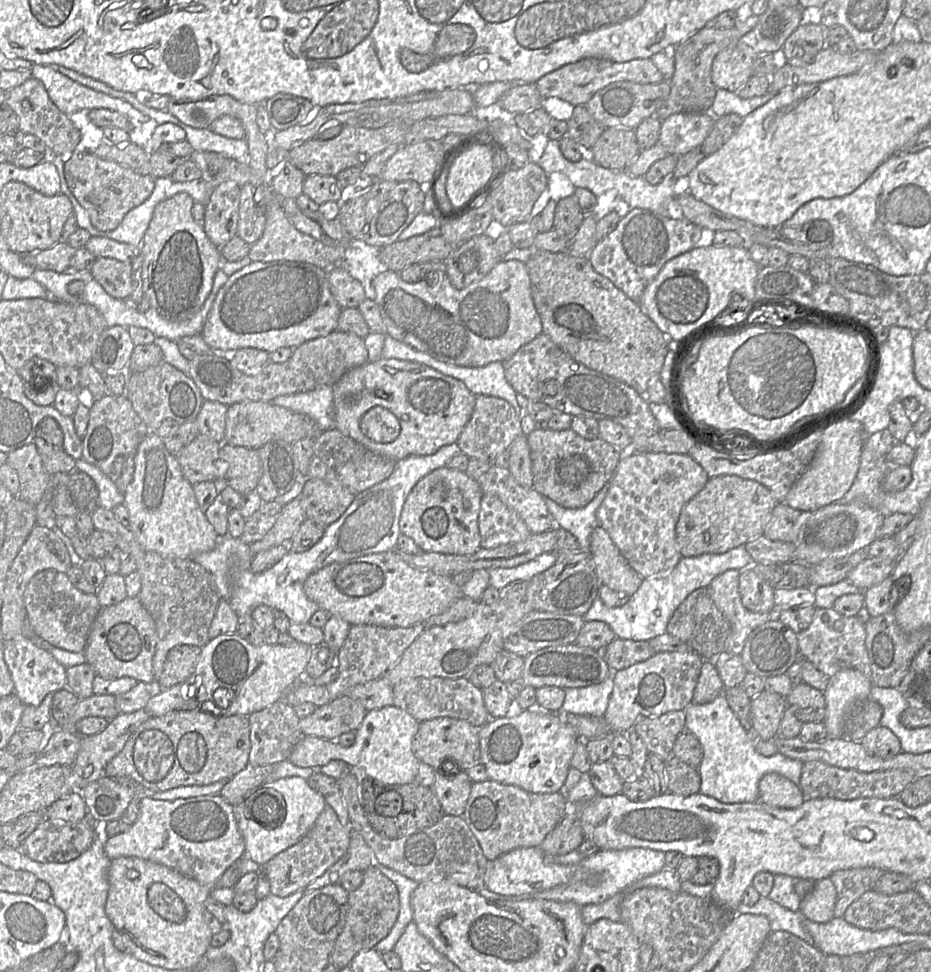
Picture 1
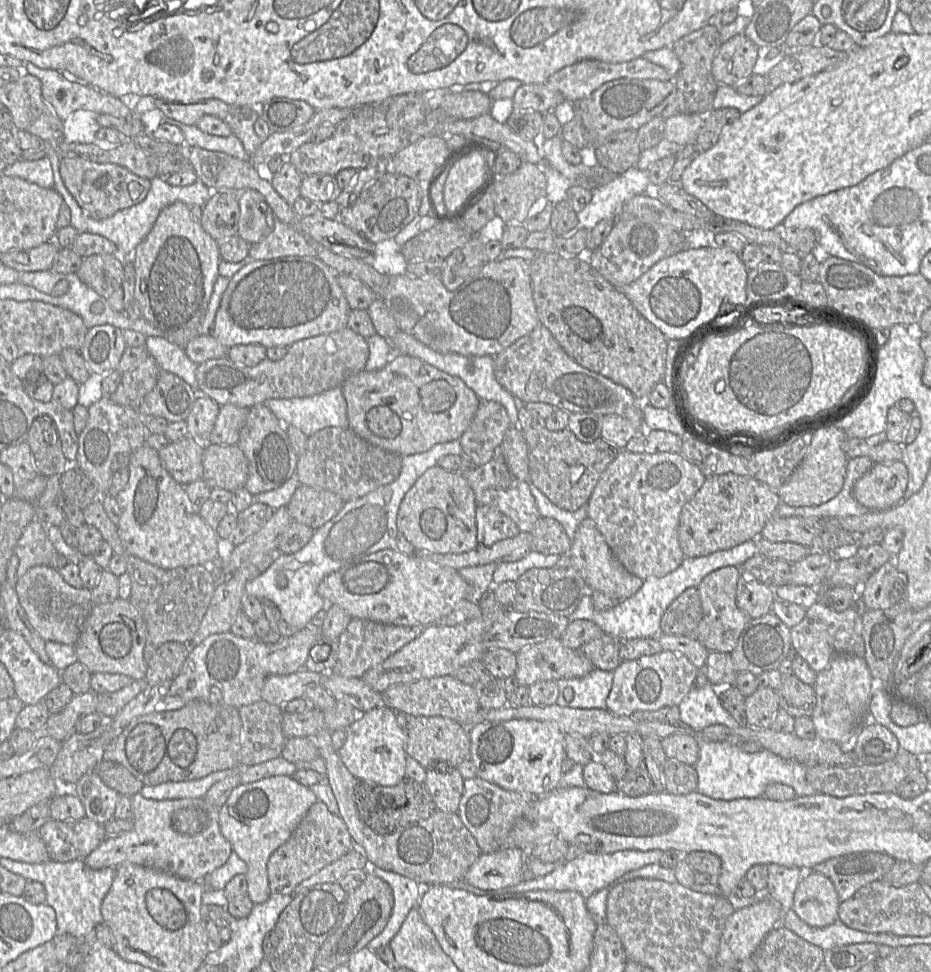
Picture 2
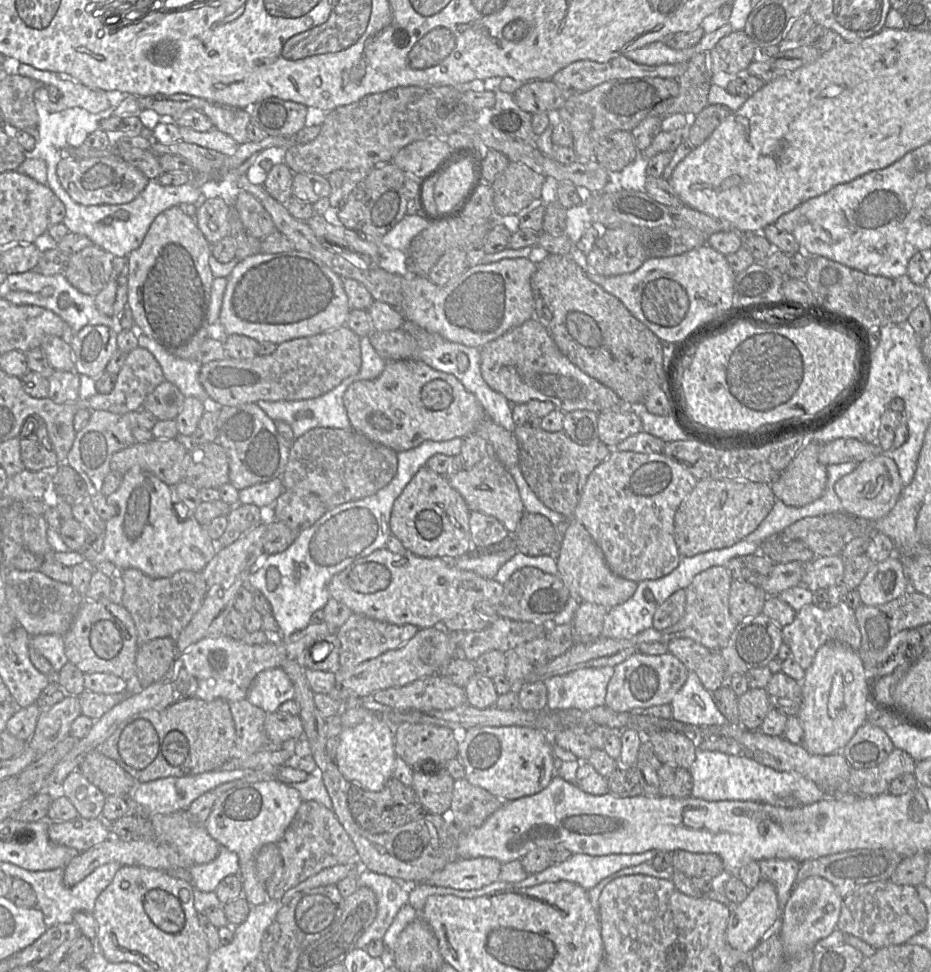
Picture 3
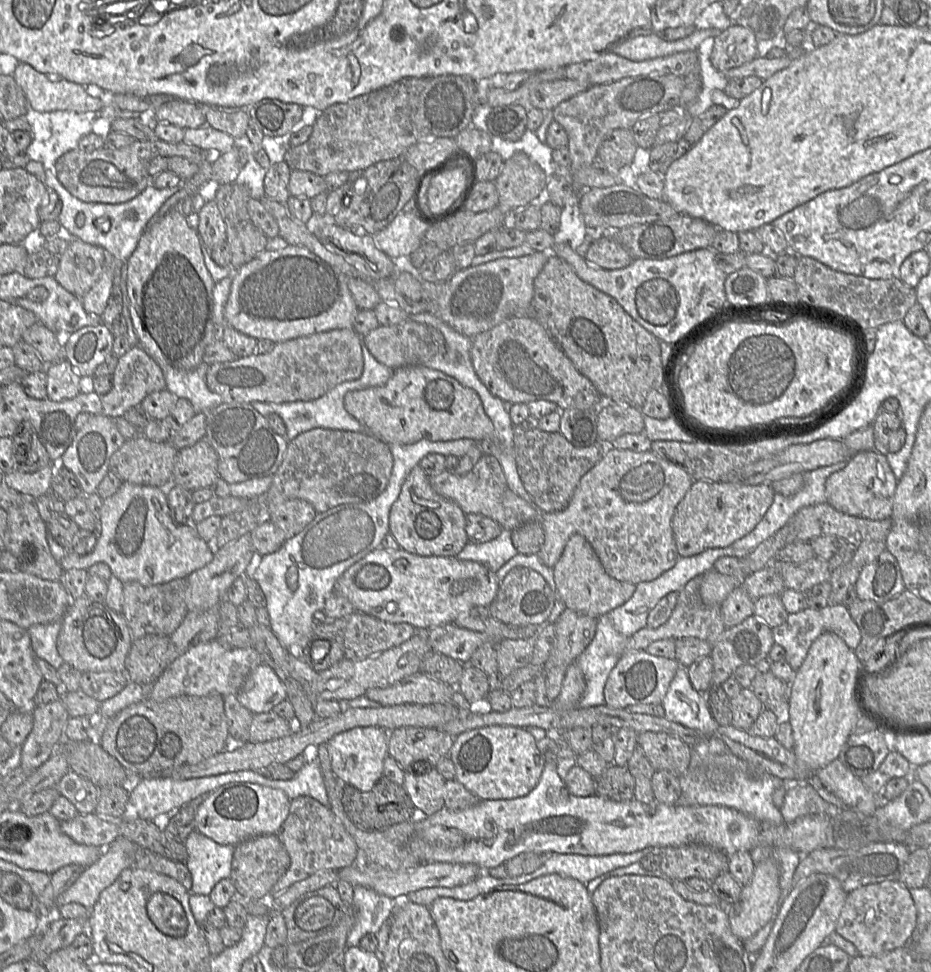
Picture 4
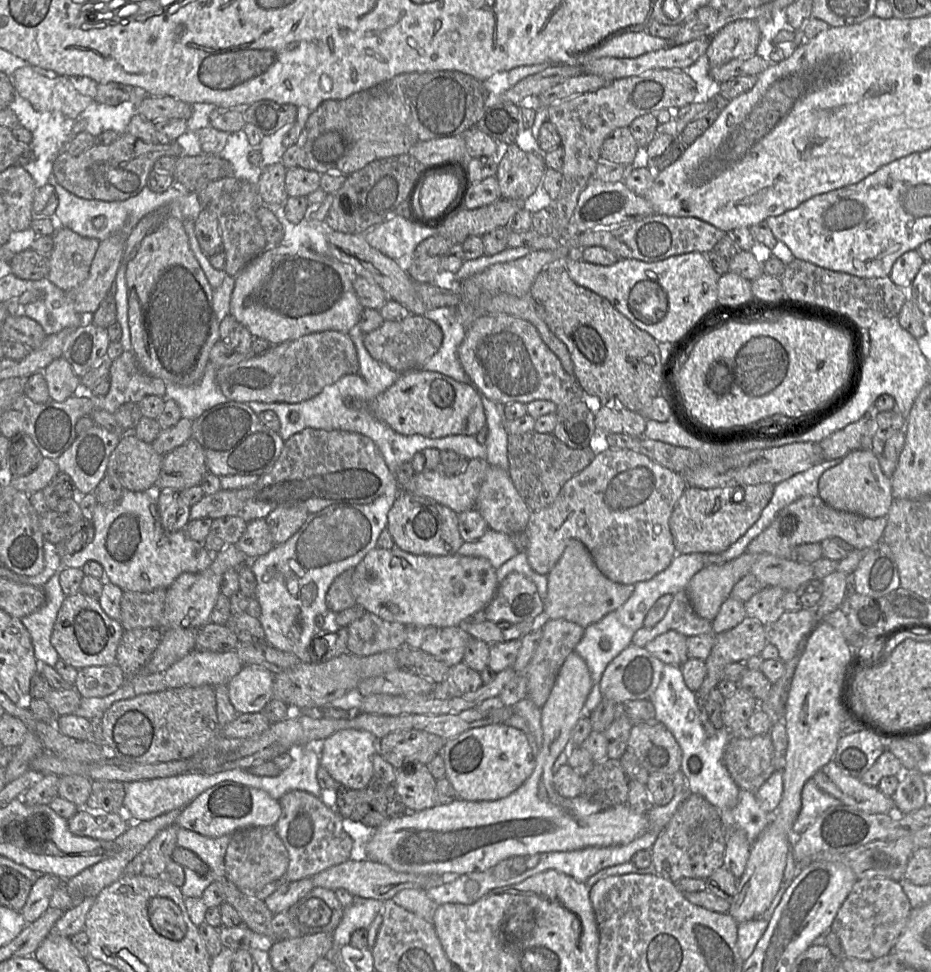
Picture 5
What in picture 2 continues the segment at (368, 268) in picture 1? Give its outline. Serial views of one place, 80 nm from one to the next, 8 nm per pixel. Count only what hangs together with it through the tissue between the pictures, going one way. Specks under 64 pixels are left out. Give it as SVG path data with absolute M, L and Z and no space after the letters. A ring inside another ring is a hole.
M389 239L374 244L370 265L383 275L405 275L407 261L401 252L401 246L394 239Z

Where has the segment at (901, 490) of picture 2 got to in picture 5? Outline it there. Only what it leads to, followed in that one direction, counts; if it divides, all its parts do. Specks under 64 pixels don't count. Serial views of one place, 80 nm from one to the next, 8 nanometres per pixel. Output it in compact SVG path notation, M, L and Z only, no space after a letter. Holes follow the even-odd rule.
M855 450L840 464L826 470L818 481L818 496L831 508L866 518L886 517L893 502L891 478L884 474L879 457L871 450Z

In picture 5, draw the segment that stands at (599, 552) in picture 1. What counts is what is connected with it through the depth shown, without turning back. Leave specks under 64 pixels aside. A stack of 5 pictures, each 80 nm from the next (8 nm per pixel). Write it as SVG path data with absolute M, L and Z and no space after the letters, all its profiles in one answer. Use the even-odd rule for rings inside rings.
M577 539L568 541L563 554L547 575L544 613L551 619L565 619L584 628L617 610L631 596L633 584L616 583L597 568L587 547Z

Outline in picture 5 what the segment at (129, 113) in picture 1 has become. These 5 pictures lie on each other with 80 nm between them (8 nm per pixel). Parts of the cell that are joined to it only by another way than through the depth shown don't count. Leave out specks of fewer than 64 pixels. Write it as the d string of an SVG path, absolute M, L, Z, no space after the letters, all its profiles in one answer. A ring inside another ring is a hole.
M31 65L19 67L13 74L16 92L28 100L37 111L59 111L70 119L76 119L94 99L79 93L65 76L47 77L34 70Z

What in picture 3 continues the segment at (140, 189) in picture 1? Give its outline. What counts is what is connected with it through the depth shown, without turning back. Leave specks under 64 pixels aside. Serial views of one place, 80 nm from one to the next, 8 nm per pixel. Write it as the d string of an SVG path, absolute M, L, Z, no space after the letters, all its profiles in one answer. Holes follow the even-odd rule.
M117 156L65 157L57 163L56 172L64 190L76 203L84 206L129 203L145 189L149 181L138 168Z

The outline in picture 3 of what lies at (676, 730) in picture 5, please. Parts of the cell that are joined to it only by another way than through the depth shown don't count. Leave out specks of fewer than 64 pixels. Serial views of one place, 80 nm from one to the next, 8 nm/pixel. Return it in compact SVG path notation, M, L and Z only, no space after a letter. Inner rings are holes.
M695 670L688 672L686 682L670 705L672 718L685 724L712 726L728 723L715 705L712 693L704 688Z

